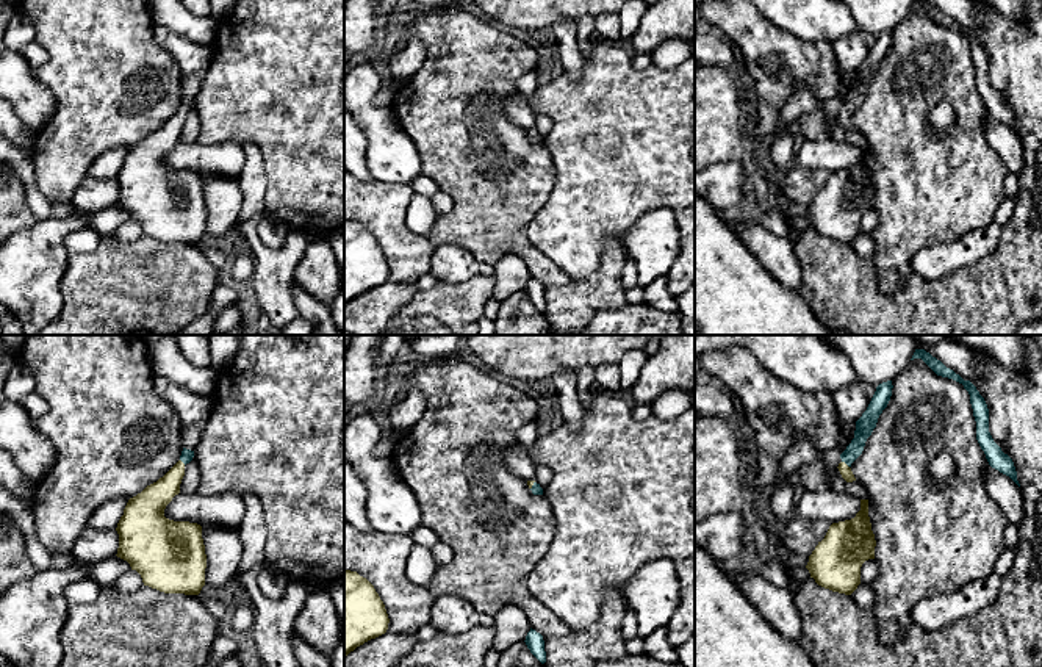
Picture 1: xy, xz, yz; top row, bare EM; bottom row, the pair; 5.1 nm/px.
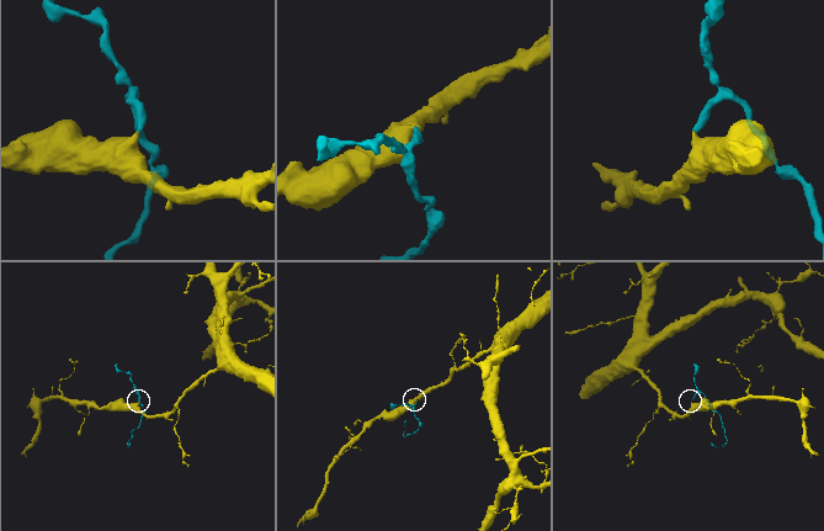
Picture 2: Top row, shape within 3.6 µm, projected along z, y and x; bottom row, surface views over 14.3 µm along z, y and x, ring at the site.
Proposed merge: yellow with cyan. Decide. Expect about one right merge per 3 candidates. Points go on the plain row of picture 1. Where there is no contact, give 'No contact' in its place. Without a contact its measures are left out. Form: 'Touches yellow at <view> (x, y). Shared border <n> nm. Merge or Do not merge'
Touches yellow at yz (845, 113). Shared border 50 nm. Merge

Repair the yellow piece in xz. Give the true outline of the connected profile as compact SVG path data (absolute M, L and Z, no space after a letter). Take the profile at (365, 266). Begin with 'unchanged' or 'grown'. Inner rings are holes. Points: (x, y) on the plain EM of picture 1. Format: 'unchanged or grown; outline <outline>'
unchanged; outline M344 219L344 307L388 279L388 263L374 235L357 221Z

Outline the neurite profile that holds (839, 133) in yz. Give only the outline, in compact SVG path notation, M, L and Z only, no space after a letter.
M839 117L832 121L831 138L840 142L846 142L850 146L856 146L859 149L868 149L867 138L859 130L846 132L842 127Z

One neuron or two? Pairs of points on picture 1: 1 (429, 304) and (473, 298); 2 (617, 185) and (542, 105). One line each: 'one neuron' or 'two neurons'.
1: one neuron
2: one neuron

